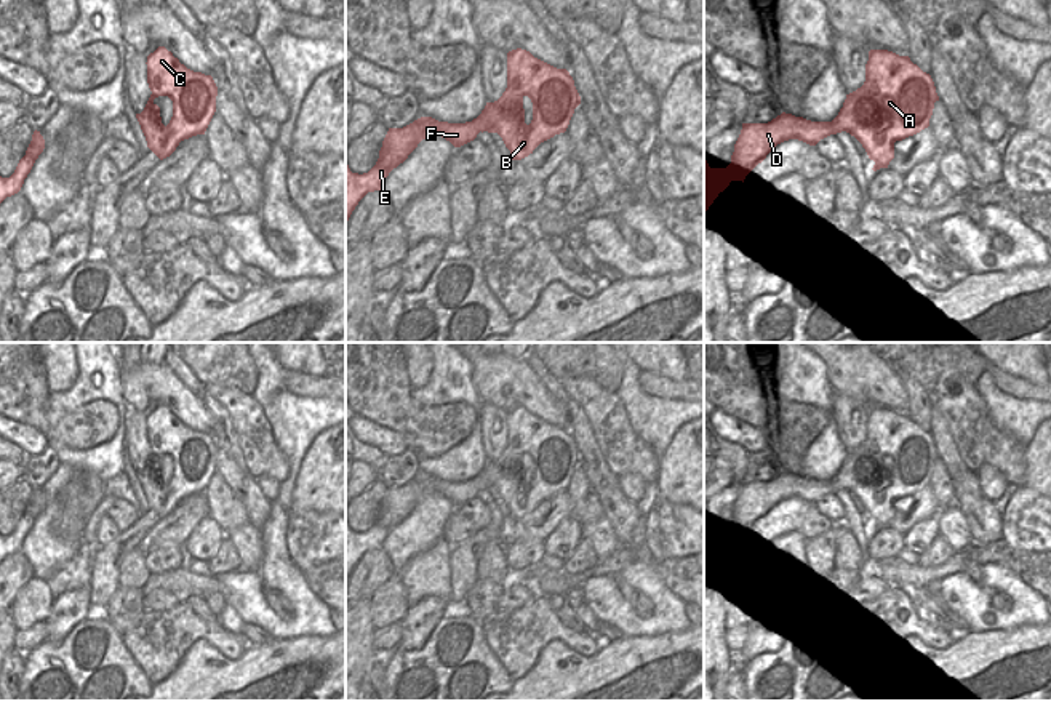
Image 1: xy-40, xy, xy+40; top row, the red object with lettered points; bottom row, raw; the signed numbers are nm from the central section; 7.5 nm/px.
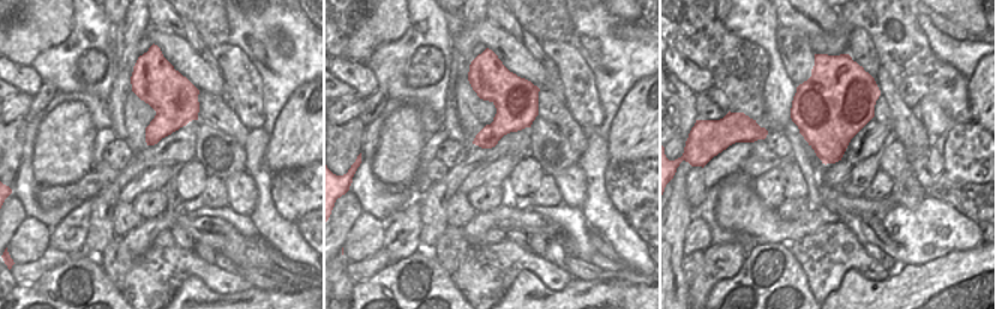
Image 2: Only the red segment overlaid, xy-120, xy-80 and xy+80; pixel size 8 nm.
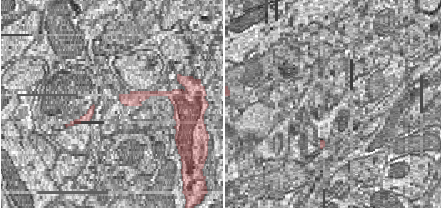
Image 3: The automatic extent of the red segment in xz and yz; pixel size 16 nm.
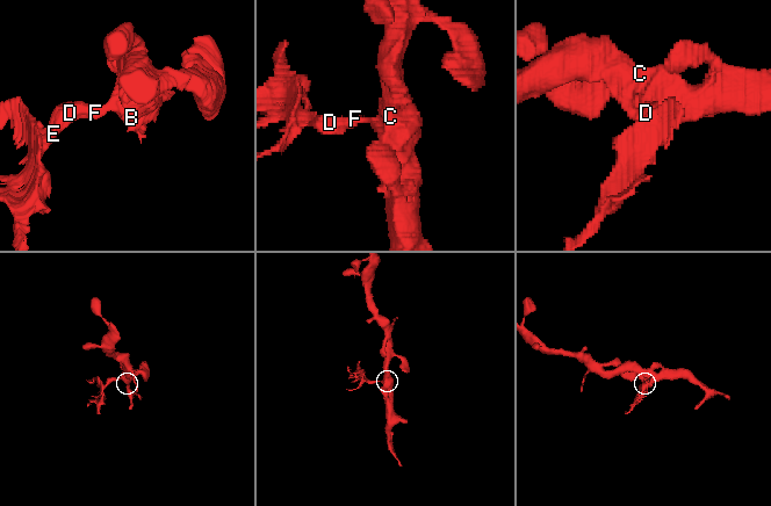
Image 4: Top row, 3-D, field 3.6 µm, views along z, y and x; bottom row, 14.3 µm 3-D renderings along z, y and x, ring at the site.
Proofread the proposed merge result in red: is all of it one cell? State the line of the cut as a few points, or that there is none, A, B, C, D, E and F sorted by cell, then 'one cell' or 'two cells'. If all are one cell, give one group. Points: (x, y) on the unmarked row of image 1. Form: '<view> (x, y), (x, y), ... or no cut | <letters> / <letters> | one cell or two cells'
xy (472, 479), (479, 490) | A B C / D E F | two cells

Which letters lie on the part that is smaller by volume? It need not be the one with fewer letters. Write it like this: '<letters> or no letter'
D, E, F

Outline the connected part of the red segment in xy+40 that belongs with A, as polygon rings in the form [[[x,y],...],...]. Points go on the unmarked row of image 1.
[[[870,408],[864,443],[846,453],[832,482],[837,491],[846,490],[862,503],[877,530],[894,517],[896,499],[929,485],[936,459],[931,434],[909,415]]]

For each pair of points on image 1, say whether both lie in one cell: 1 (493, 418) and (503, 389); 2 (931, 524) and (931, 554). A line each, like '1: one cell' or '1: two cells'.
1: two cells
2: two cells

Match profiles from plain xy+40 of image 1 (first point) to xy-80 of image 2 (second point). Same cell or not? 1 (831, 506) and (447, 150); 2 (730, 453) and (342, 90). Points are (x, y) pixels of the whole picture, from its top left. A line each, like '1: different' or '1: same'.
1: same
2: same

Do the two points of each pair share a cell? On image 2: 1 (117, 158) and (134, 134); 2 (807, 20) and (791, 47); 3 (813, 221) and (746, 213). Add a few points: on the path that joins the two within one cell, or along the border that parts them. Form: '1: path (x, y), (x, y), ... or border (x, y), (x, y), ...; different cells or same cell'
1: border (126, 138), (134, 152); different cells
2: border (779, 24), (788, 29), (803, 29), (809, 35); different cells
3: path (797, 228), (768, 228), (762, 222); same cell

